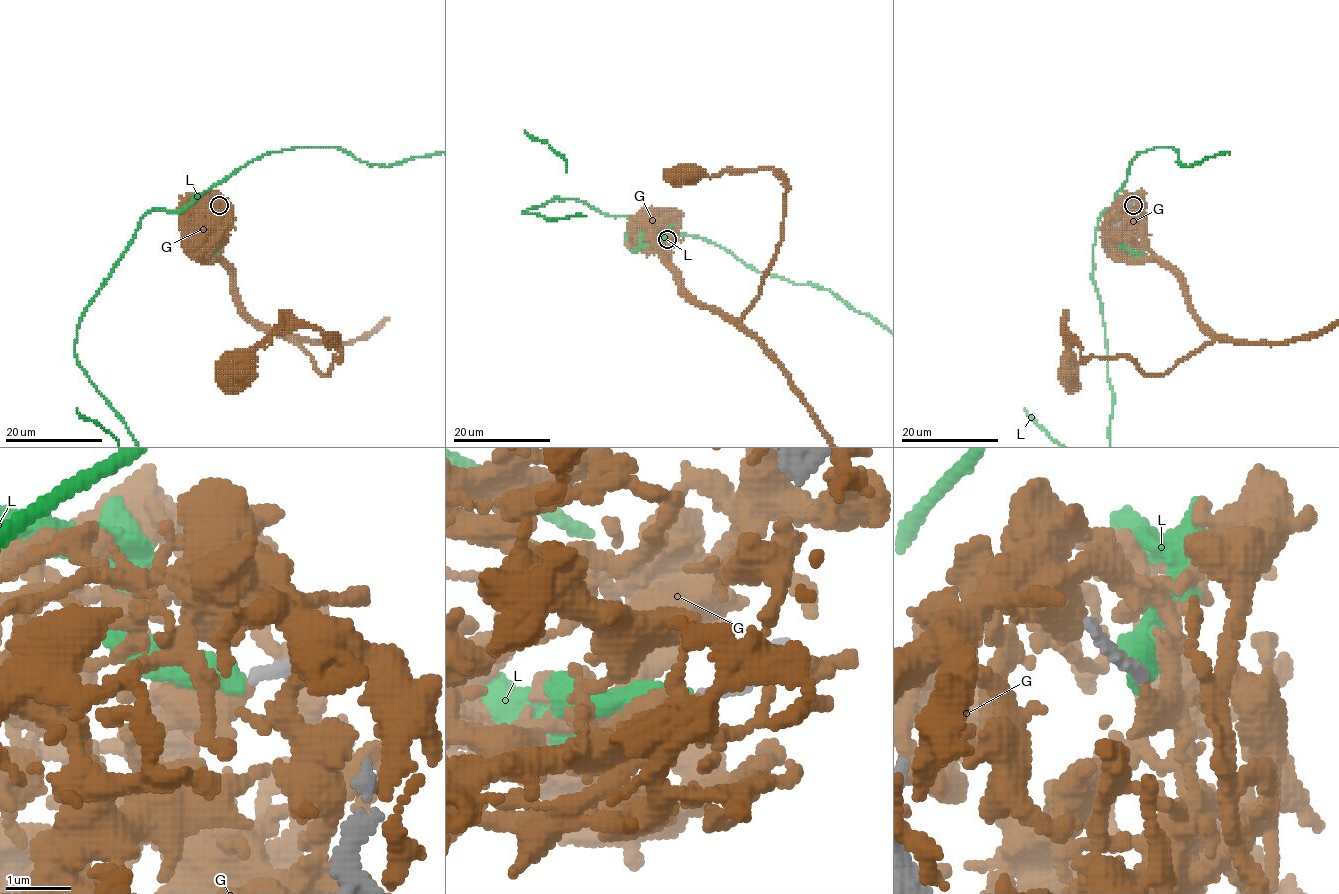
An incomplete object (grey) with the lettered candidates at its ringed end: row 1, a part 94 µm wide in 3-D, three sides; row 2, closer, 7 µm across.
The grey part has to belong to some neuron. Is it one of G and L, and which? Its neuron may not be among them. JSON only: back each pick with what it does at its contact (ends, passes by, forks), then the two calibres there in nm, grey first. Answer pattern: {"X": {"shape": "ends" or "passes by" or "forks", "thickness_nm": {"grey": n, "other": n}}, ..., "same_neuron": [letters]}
{"L": {"shape": "ends", "thickness_nm": {"grey": 190, "other": 360}}, "same_neuron": ["L"]}

